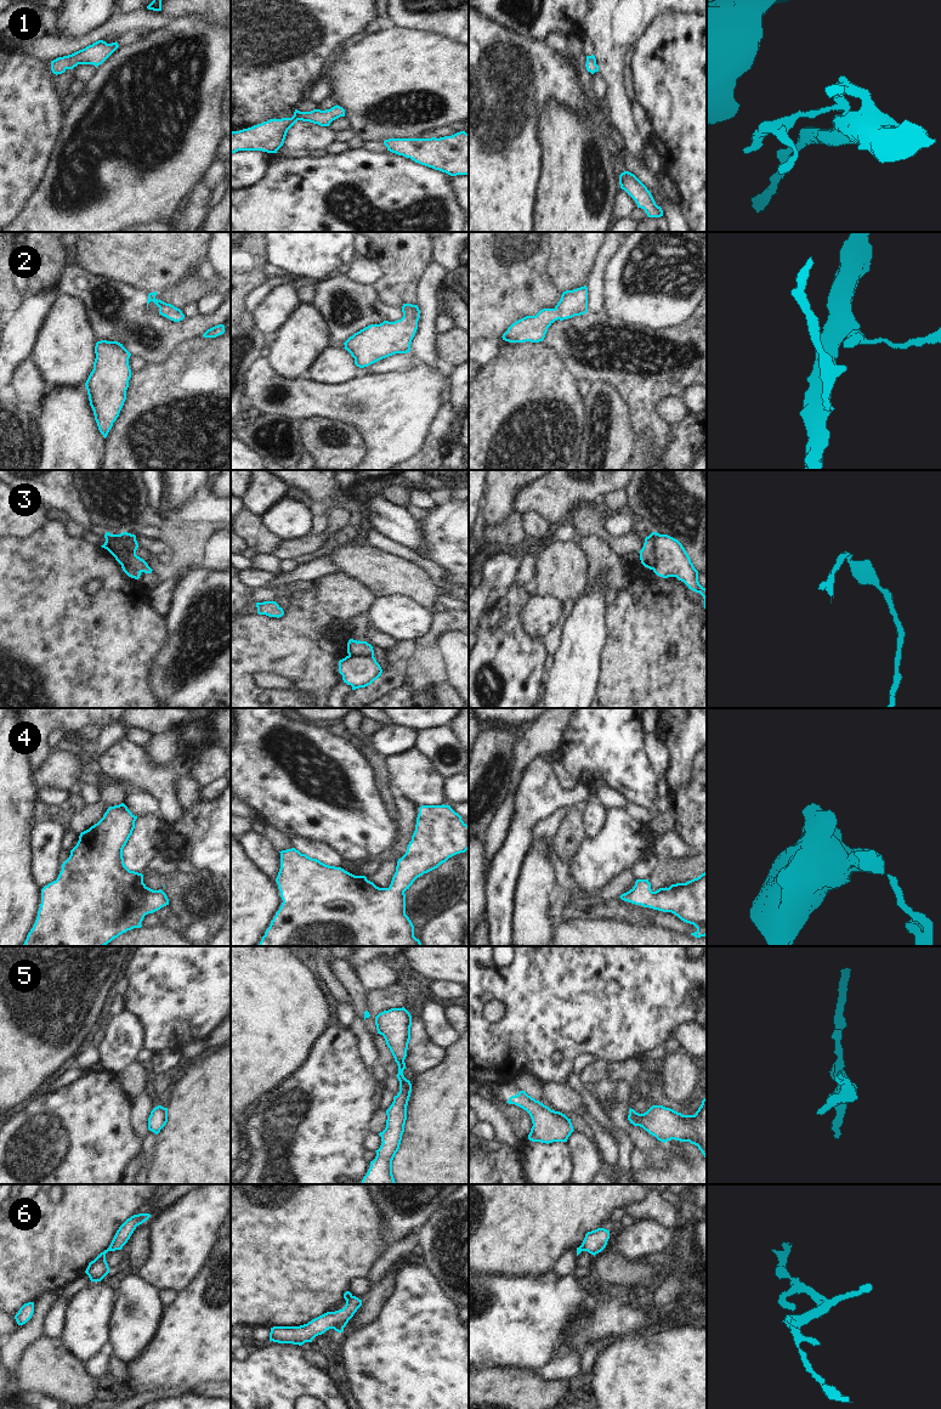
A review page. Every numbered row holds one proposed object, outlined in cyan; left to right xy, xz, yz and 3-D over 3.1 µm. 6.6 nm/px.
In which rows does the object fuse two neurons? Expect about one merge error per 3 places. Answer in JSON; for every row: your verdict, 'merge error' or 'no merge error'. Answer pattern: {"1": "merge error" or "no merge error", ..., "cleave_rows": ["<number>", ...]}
{"1": "no merge error", "2": "no merge error", "3": "merge error", "4": "no merge error", "5": "no merge error", "6": "merge error", "cleave_rows": ["3", "6"]}

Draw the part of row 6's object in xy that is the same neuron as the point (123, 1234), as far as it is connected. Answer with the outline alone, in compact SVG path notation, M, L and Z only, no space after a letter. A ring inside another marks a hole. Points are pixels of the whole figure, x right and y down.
M138 1213L127 1218L117 1230L109 1247L112 1251L121 1250L123 1246L127 1243L131 1234L137 1226L142 1224L151 1217L149 1213Z

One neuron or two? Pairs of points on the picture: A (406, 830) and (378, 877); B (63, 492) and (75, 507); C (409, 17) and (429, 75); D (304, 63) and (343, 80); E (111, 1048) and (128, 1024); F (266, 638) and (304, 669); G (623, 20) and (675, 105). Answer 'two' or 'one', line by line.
A: one
B: one
C: two
D: two
E: one
F: one
G: two

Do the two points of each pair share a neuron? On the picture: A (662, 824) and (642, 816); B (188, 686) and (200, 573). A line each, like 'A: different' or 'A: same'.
A: different
B: same

